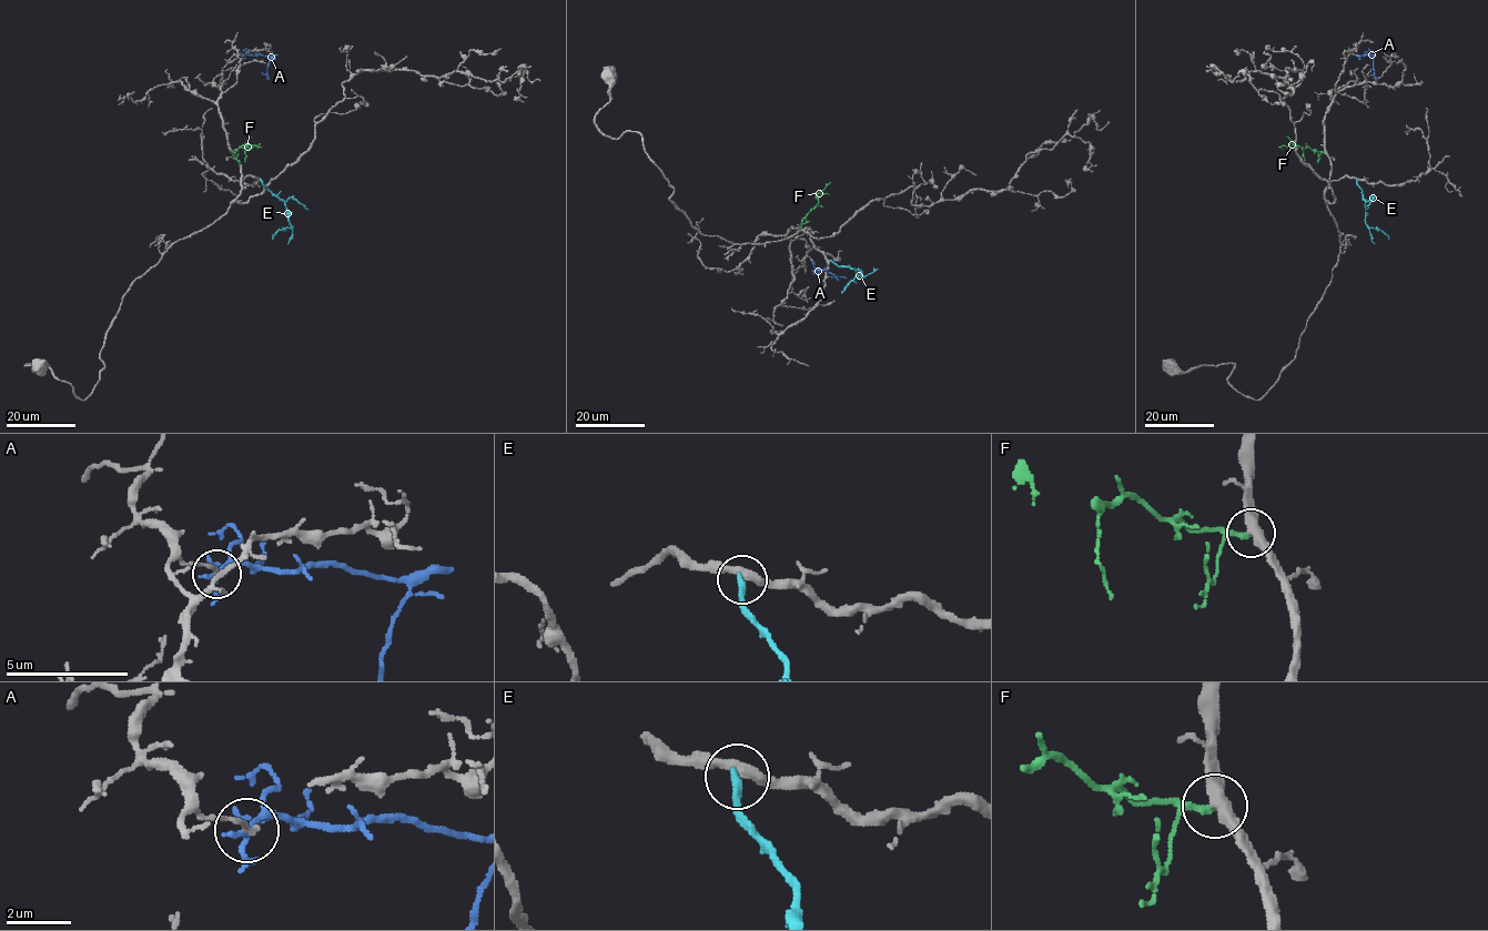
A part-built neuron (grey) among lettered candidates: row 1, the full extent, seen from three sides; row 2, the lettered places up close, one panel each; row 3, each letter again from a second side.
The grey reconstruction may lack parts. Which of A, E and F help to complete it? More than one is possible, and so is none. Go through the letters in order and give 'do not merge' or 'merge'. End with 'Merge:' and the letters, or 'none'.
A: do not merge
E: do not merge
F: do not merge
Merge: none

